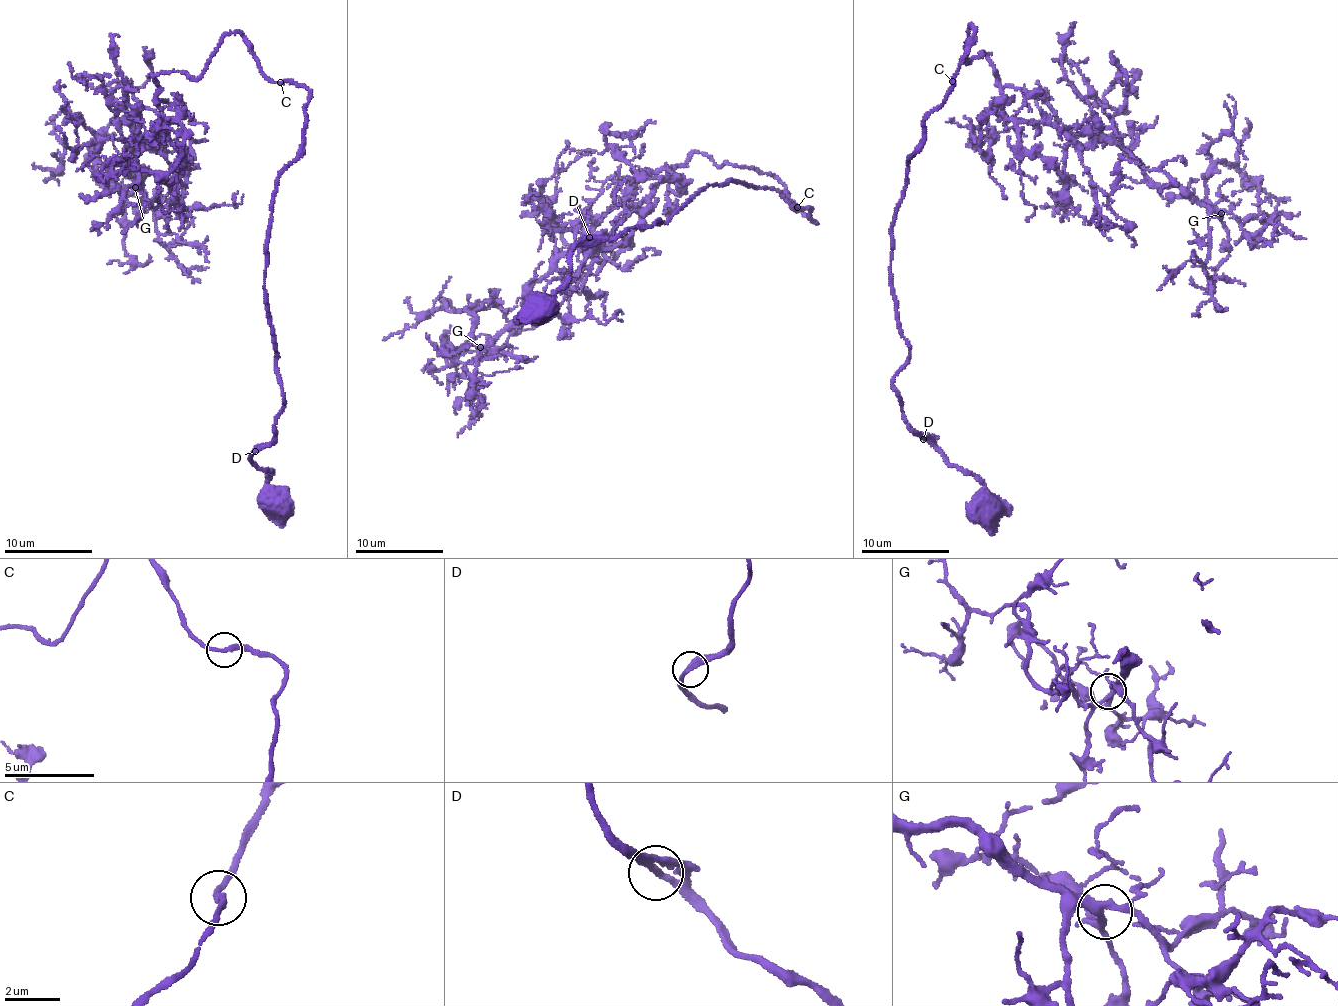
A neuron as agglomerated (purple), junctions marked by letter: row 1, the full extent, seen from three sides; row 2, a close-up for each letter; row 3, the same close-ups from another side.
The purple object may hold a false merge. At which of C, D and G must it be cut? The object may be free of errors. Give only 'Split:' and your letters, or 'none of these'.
Split: none of these

